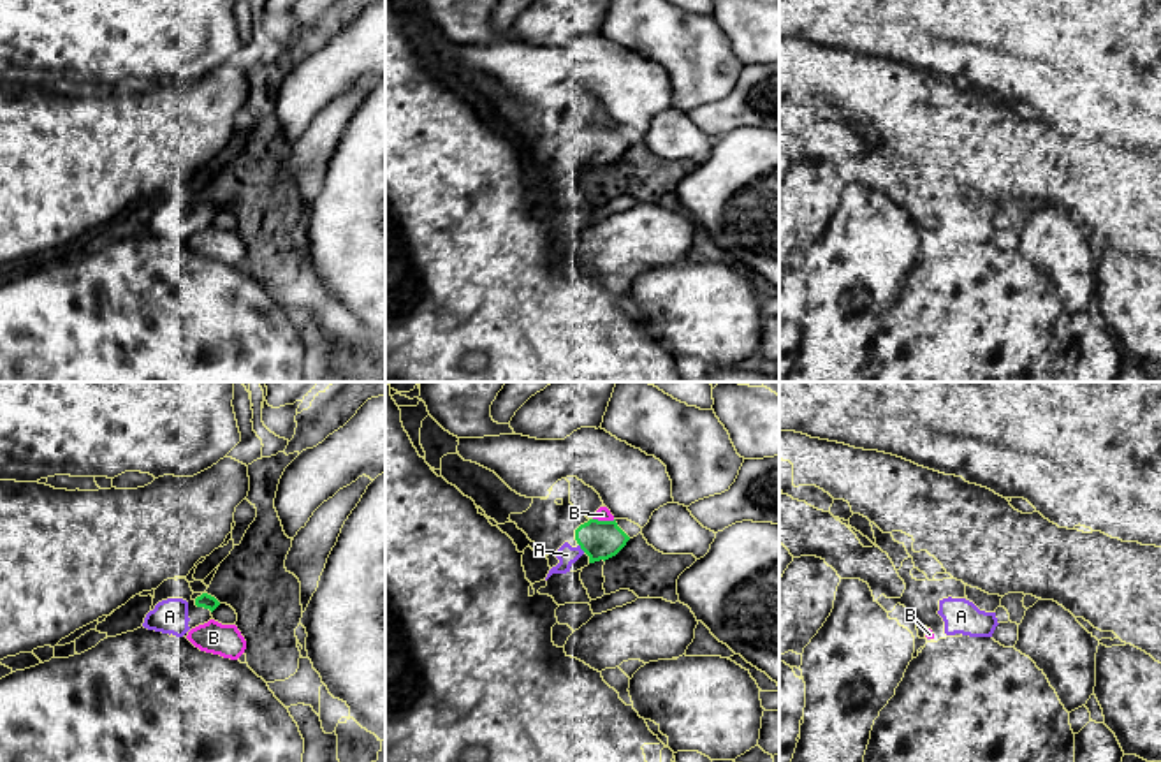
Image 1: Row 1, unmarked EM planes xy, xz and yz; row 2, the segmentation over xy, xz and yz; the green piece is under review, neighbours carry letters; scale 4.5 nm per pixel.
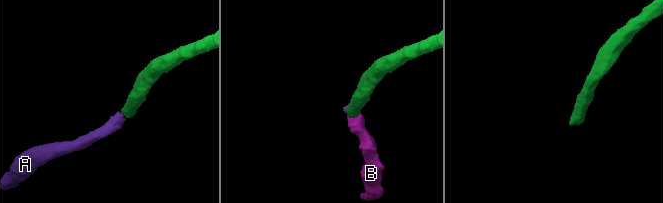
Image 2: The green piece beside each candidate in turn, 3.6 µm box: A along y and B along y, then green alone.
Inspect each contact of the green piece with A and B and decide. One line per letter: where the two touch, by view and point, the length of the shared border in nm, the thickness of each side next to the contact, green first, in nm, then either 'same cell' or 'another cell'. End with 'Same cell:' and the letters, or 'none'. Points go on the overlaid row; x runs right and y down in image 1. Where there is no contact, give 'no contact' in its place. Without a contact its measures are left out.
A: xz (581, 548) | 50 nm | 180/90 nm | same cell
B: xz (604, 521) | 100 nm | 180/60 nm | another cell
Same cell: A

